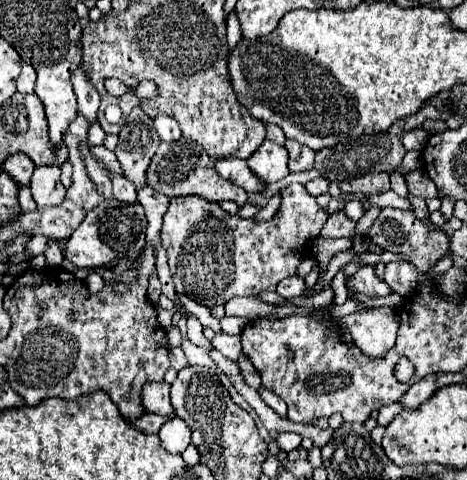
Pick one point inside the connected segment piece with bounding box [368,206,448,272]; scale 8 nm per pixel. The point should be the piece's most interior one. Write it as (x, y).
(396, 230)

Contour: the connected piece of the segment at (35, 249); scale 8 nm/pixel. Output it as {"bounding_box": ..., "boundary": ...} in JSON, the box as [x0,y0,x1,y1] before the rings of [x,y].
{"bounding_box":[26,234,48,258],"boundary":[[[36,234],[30,238],[30,242],[26,244],[26,256],[32,258],[32,256],[38,256],[38,254],[44,254],[48,248],[48,238],[44,238],[42,234]]]}

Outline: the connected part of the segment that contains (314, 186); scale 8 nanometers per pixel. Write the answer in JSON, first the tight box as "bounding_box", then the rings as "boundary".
{"bounding_box":[306,178,328,196],"boundary":[[[314,178],[314,180],[310,180],[308,184],[306,184],[306,190],[312,194],[312,196],[320,196],[320,194],[324,194],[324,192],[328,192],[328,180],[326,178]]]}

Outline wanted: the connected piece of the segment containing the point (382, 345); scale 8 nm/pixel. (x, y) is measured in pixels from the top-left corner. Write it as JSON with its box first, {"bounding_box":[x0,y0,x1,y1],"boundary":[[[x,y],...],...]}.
{"bounding_box":[350,308,400,358],"boundary":[[[372,308],[362,314],[352,314],[350,320],[350,334],[356,342],[356,346],[368,356],[368,358],[384,358],[390,348],[394,348],[394,342],[398,338],[398,326],[400,316],[392,308]]]}

